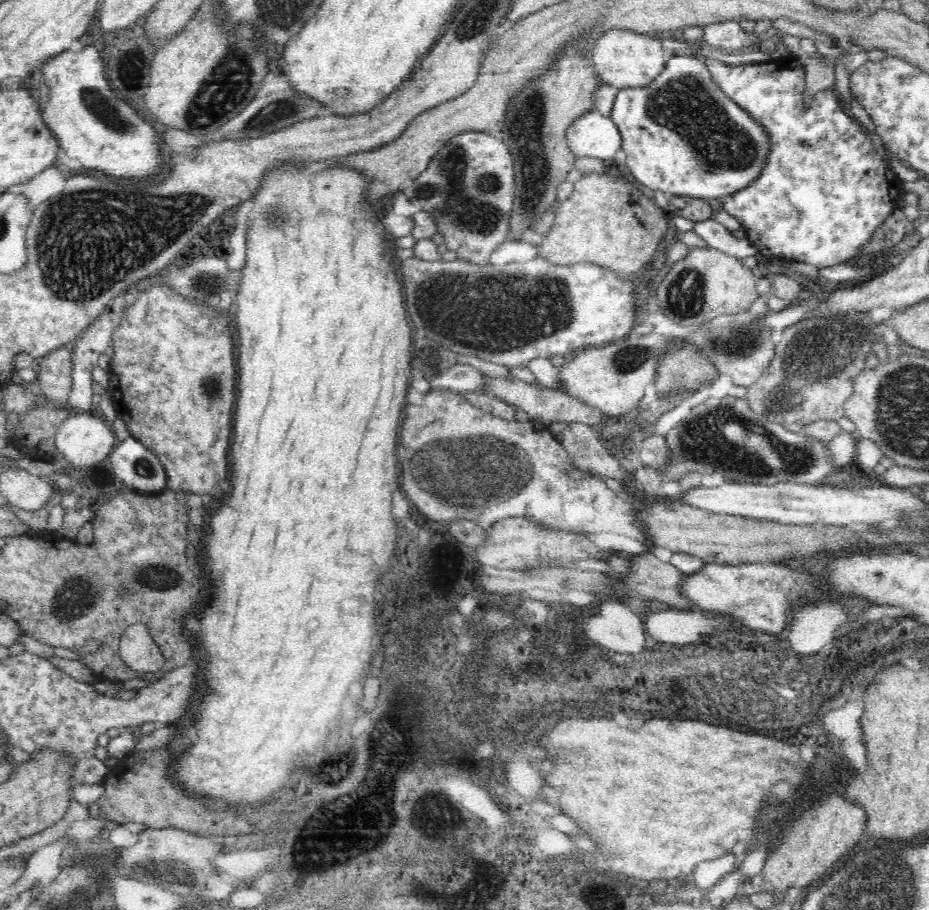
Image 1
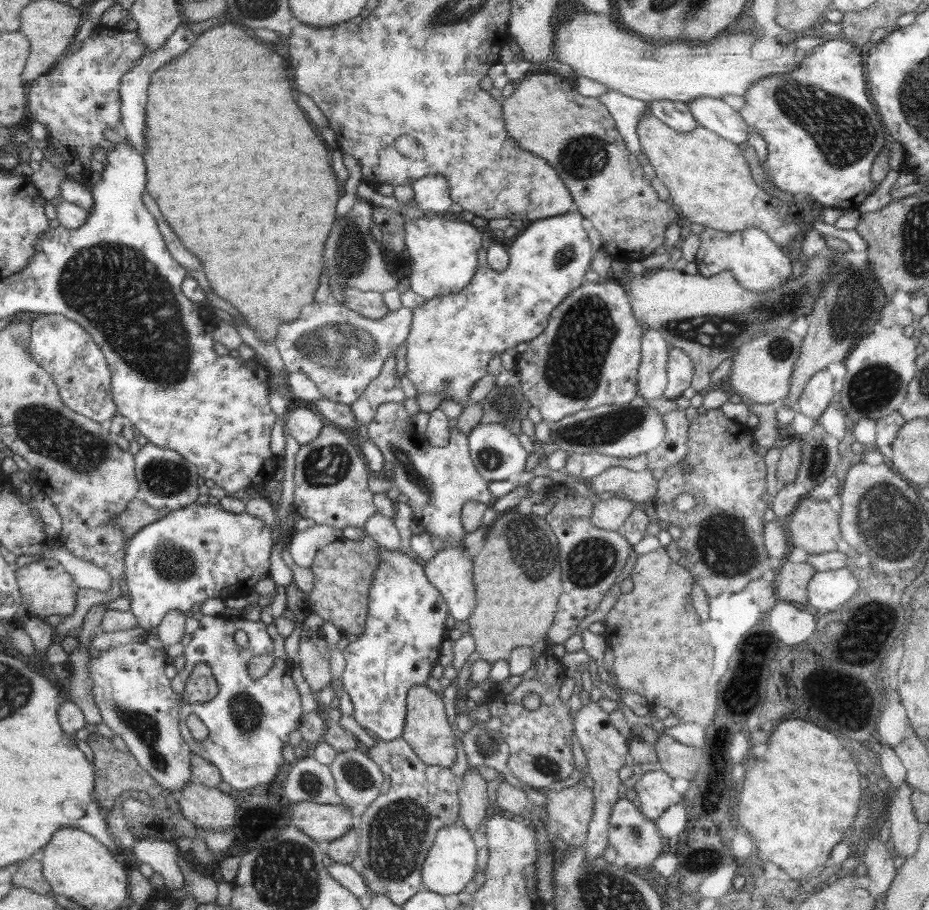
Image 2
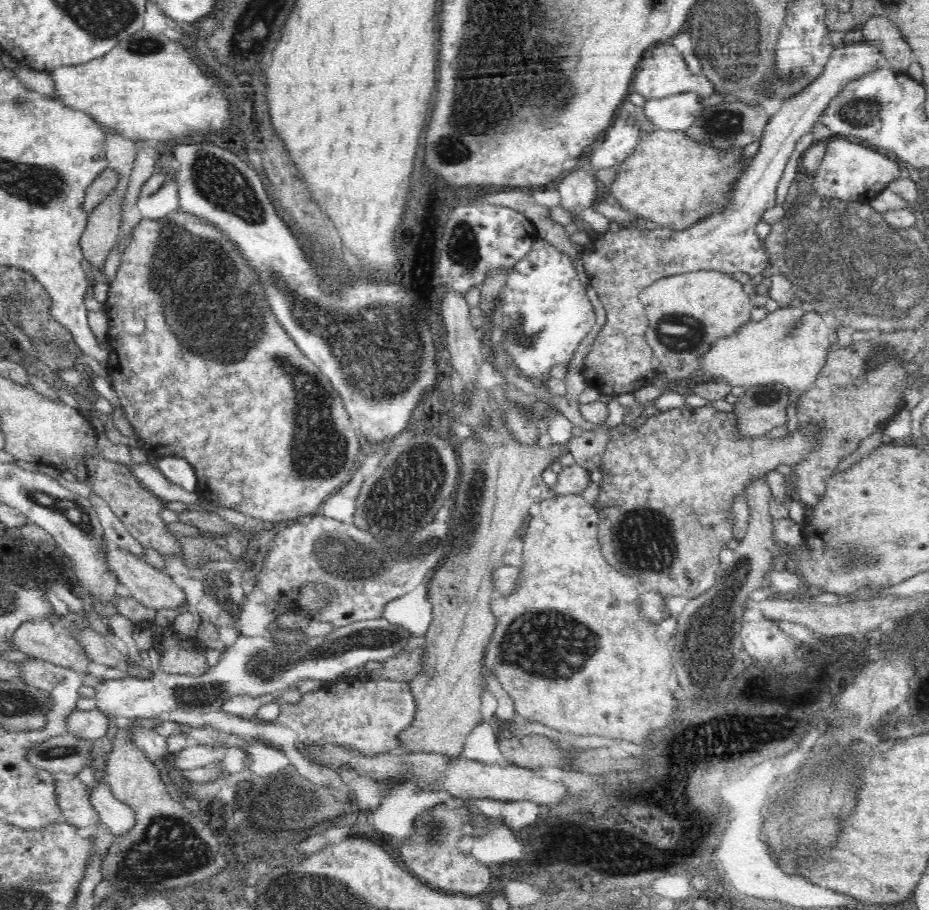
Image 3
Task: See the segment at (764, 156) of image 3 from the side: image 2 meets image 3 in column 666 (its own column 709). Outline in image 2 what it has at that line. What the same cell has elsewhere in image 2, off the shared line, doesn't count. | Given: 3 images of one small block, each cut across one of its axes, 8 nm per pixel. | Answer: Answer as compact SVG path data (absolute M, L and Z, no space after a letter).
M749 226L744 230L727 233L706 228L699 234L700 246L694 262L700 276L716 276L730 272L746 290L760 294L782 286L792 276L792 262L782 246L776 244L760 227Z

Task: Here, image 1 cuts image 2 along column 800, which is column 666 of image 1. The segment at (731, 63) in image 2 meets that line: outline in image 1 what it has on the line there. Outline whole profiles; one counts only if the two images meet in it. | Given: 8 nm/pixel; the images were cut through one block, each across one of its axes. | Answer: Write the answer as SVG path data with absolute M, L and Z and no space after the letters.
M610 29L595 41L593 65L600 82L616 88L638 88L650 84L666 68L668 54L662 43L650 35L642 35L632 30Z

